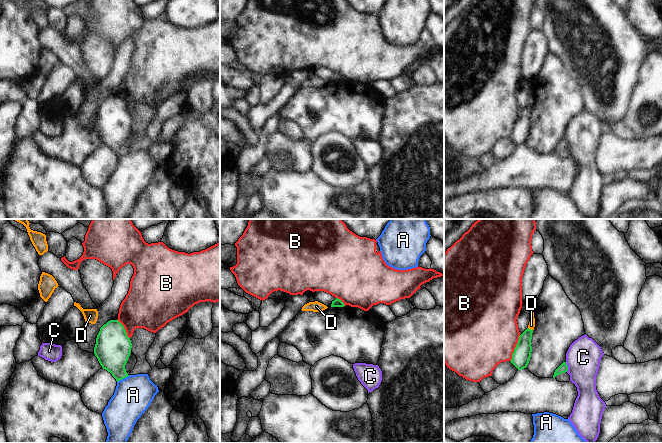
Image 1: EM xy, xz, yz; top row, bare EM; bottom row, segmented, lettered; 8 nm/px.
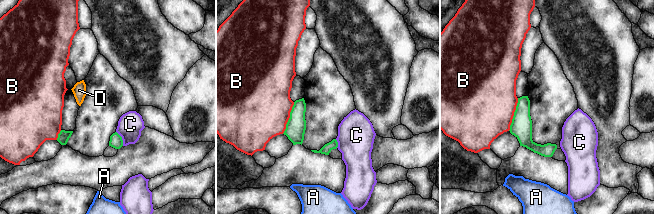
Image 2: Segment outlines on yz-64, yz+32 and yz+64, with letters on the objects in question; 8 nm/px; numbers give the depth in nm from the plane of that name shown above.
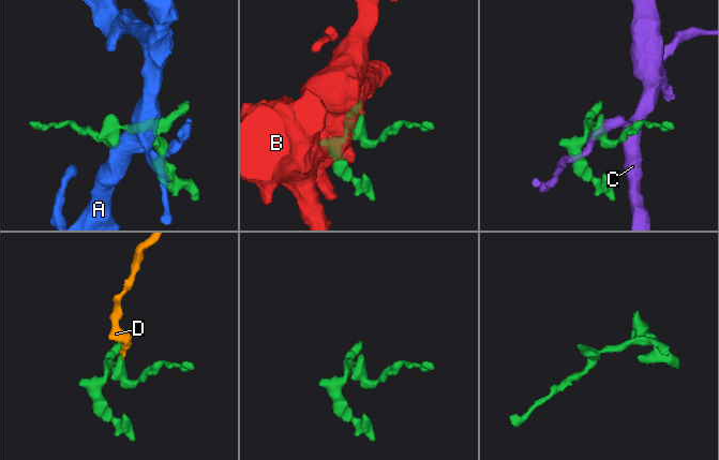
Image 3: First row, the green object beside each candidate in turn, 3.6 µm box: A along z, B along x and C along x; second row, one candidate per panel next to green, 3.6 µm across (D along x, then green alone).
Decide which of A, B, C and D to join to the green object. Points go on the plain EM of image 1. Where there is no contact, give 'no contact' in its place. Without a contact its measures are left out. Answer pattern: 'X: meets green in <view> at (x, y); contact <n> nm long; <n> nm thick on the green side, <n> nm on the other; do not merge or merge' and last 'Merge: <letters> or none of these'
A: meets green in xy at (123, 154); contact 120 nm long; 280 nm thick on the green side, 300 nm on the other; do not merge
B: meets green in yz at (515, 124); contact 240 nm long; 140 nm thick on the green side, 480 nm on the other; do not merge
C: meets green in yz at (567, 143); contact 80 nm long; 70 nm thick on the green side, 280 nm on the other; do not merge
D: meets green in yz at (530, 105); contact 50 nm long; 140 nm thick on the green side, 50 nm on the other; do not merge
Merge: none of these

